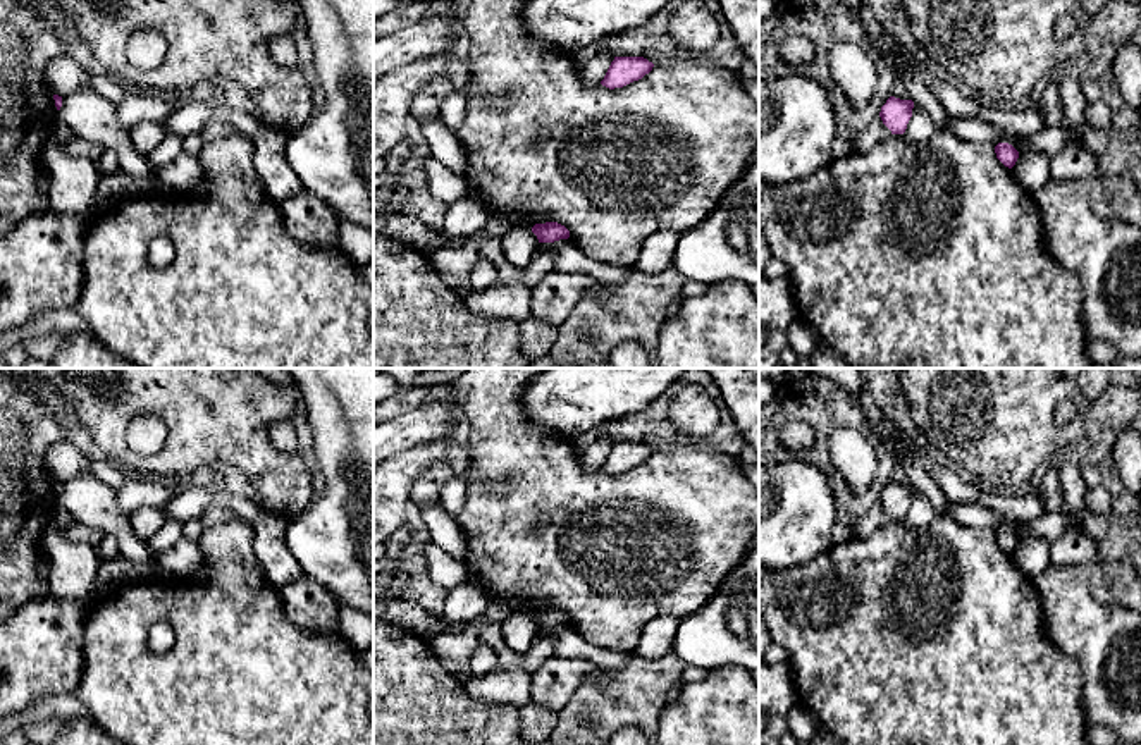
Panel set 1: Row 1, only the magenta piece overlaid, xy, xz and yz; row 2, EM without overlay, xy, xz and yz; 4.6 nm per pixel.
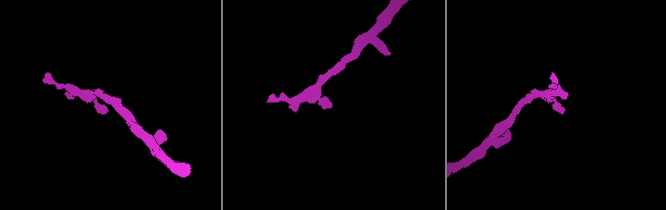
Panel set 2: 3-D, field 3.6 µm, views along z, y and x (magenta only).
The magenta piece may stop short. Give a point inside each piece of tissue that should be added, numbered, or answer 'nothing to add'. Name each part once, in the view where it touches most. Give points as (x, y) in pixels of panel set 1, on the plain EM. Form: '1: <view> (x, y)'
nothing to add

